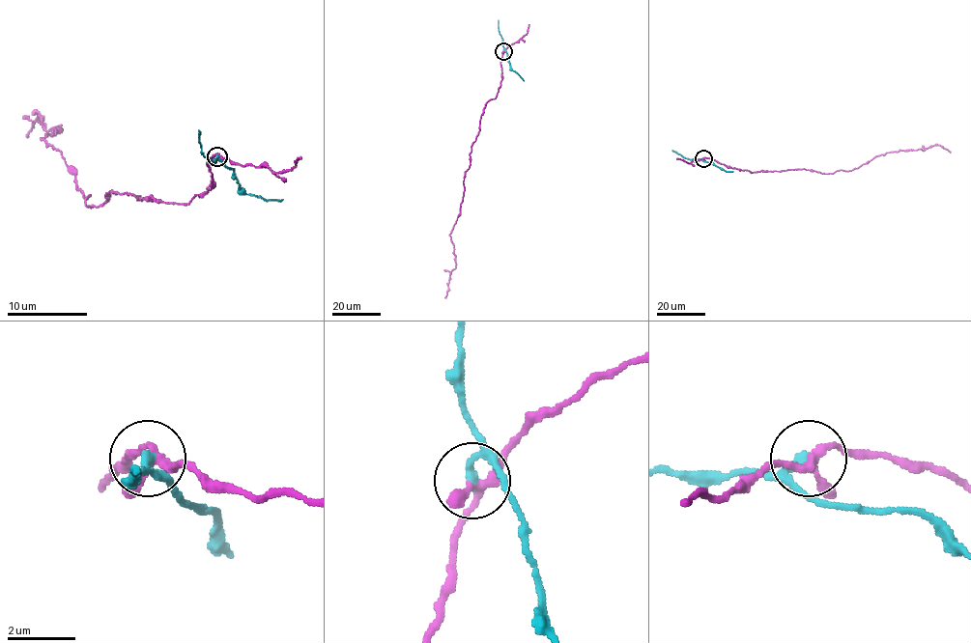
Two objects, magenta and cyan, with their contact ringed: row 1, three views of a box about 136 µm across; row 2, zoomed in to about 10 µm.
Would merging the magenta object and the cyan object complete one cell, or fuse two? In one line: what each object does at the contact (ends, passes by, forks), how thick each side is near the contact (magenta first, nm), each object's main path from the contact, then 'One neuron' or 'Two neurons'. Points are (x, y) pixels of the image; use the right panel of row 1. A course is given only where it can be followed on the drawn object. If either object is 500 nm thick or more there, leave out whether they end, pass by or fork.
At the ring magenta forks. At the ring cyan ends. Thickness 220 nm (magenta) against 320 nm. Course of magenta: (703, 158), (751, 173), (806, 169), (830, 173), (852, 170), (899, 150), (939, 145), (950, 153). Course of cyan: (703, 158), (727, 171), (733, 171). Two neurons

